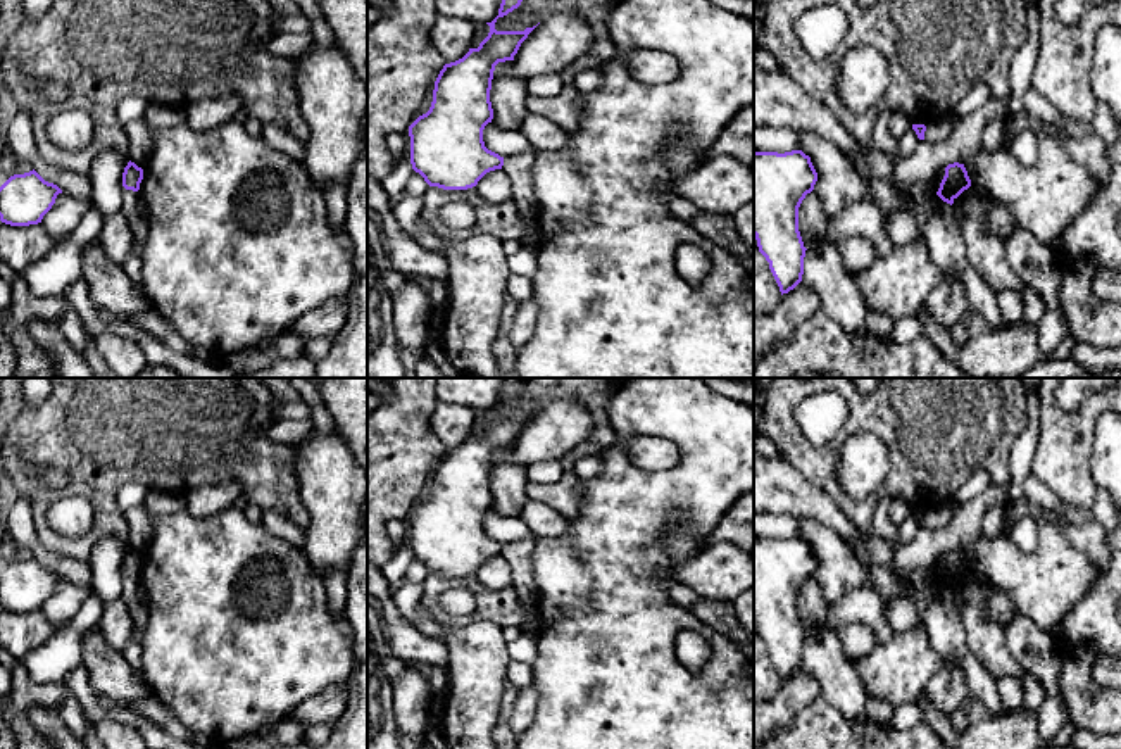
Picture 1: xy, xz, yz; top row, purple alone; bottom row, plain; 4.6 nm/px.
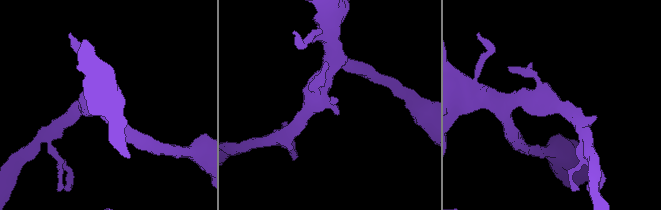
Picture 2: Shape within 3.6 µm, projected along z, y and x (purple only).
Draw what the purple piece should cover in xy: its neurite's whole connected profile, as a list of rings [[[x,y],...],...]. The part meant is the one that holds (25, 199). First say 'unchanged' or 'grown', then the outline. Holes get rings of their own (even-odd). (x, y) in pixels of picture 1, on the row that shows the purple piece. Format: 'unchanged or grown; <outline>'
unchanged; [[[34,169],[14,174],[0,186],[0,221],[10,226],[38,224],[59,193],[62,190]]]

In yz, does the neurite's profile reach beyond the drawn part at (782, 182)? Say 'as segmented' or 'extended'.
as segmented

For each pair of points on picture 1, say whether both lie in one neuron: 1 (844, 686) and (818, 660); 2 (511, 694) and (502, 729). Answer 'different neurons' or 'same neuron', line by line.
1: same neuron
2: same neuron

